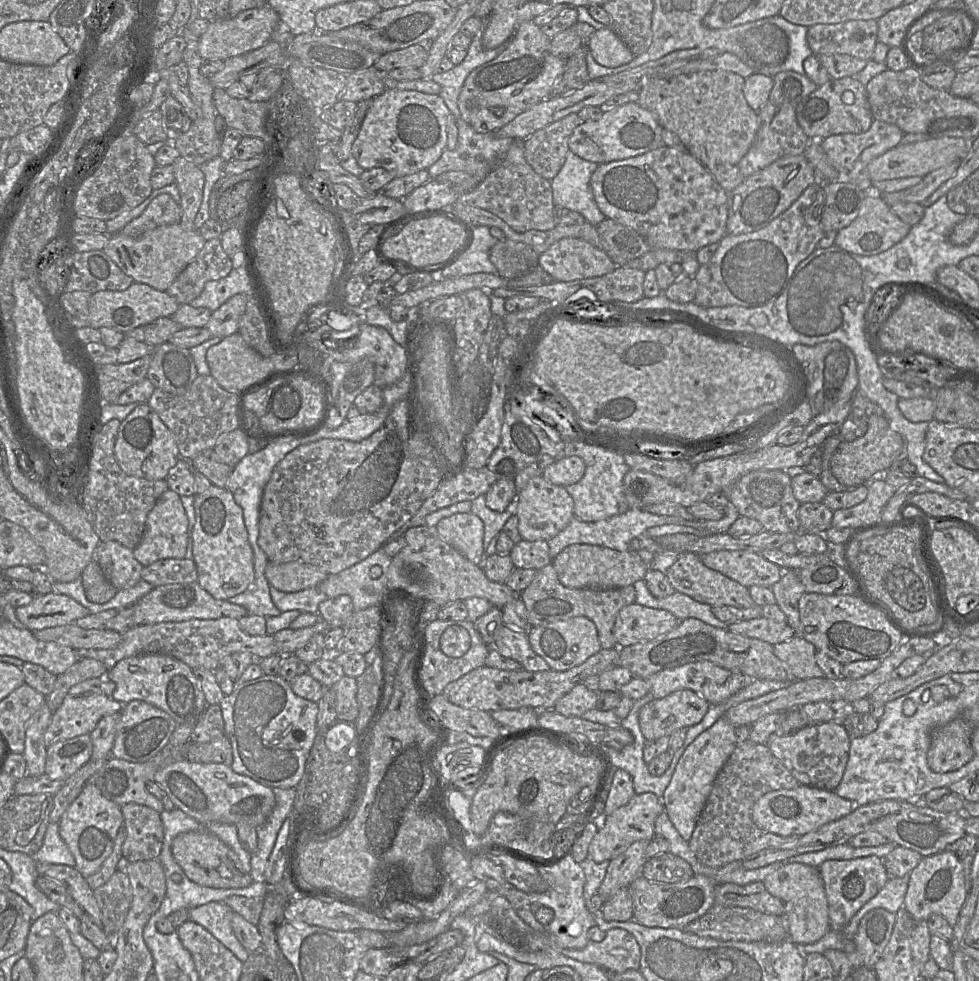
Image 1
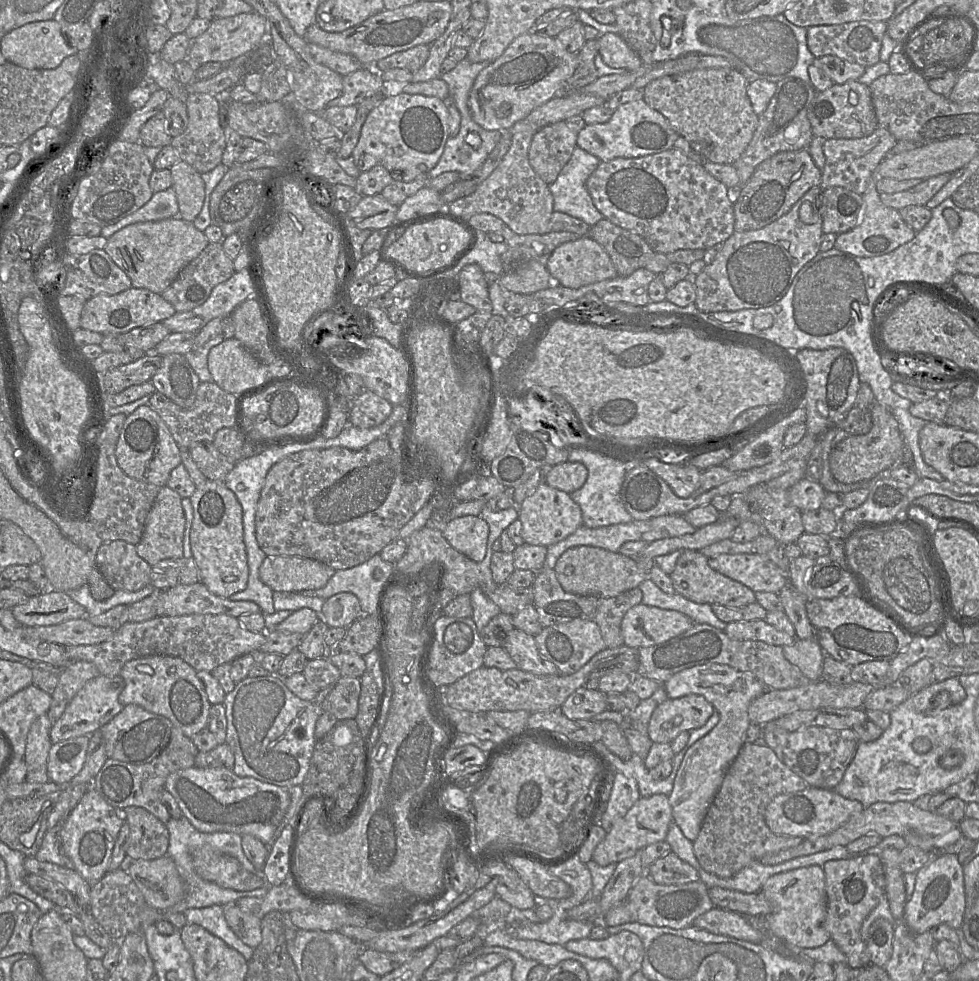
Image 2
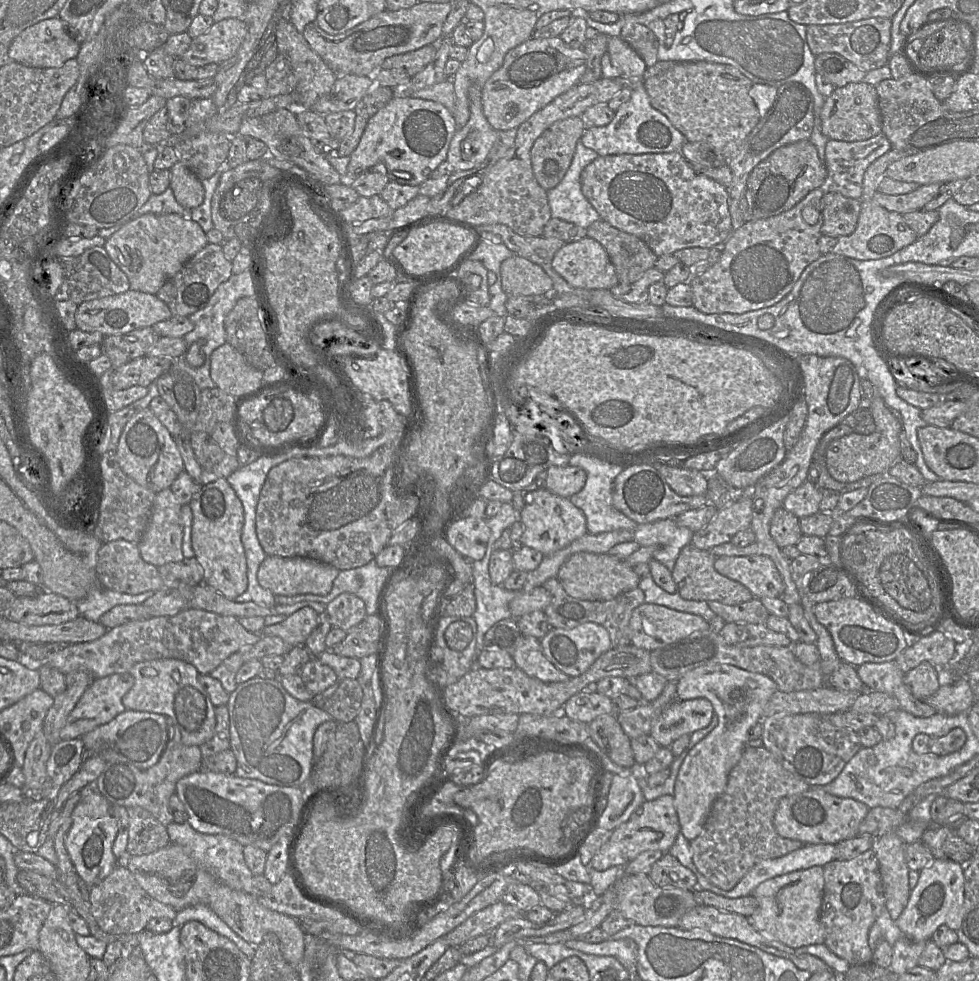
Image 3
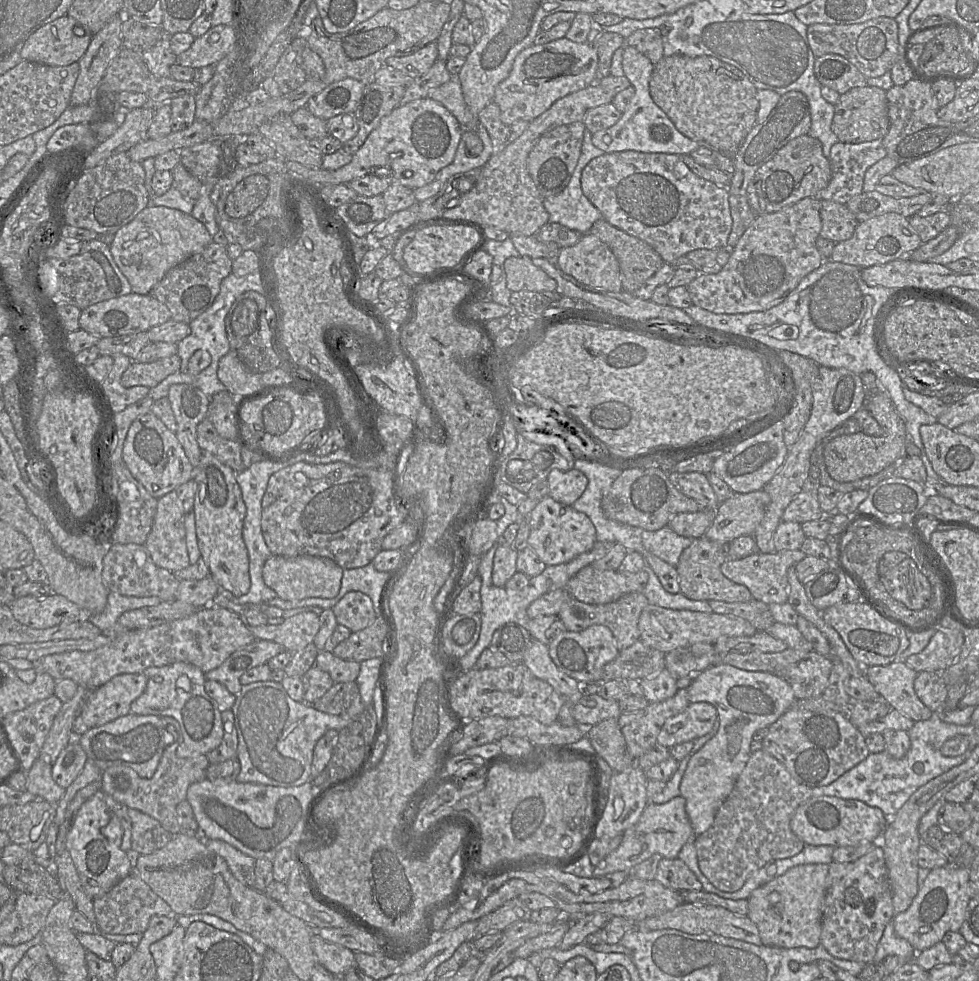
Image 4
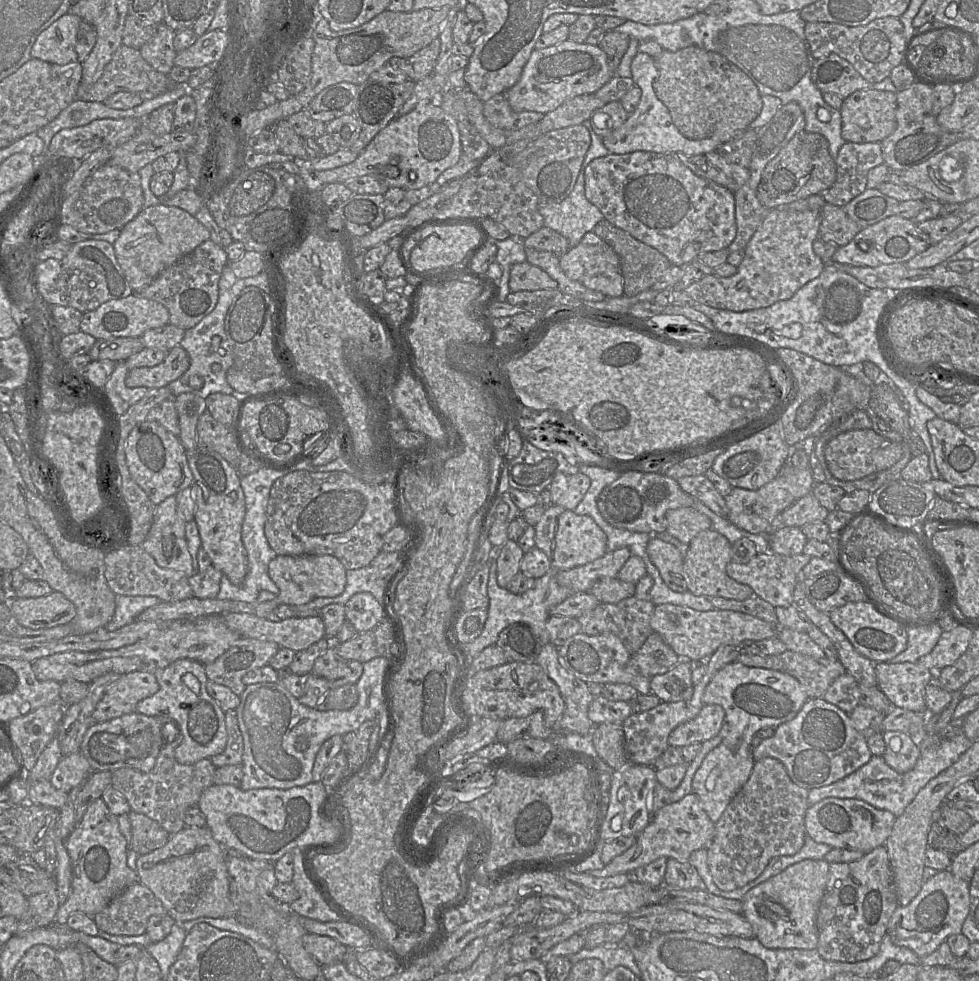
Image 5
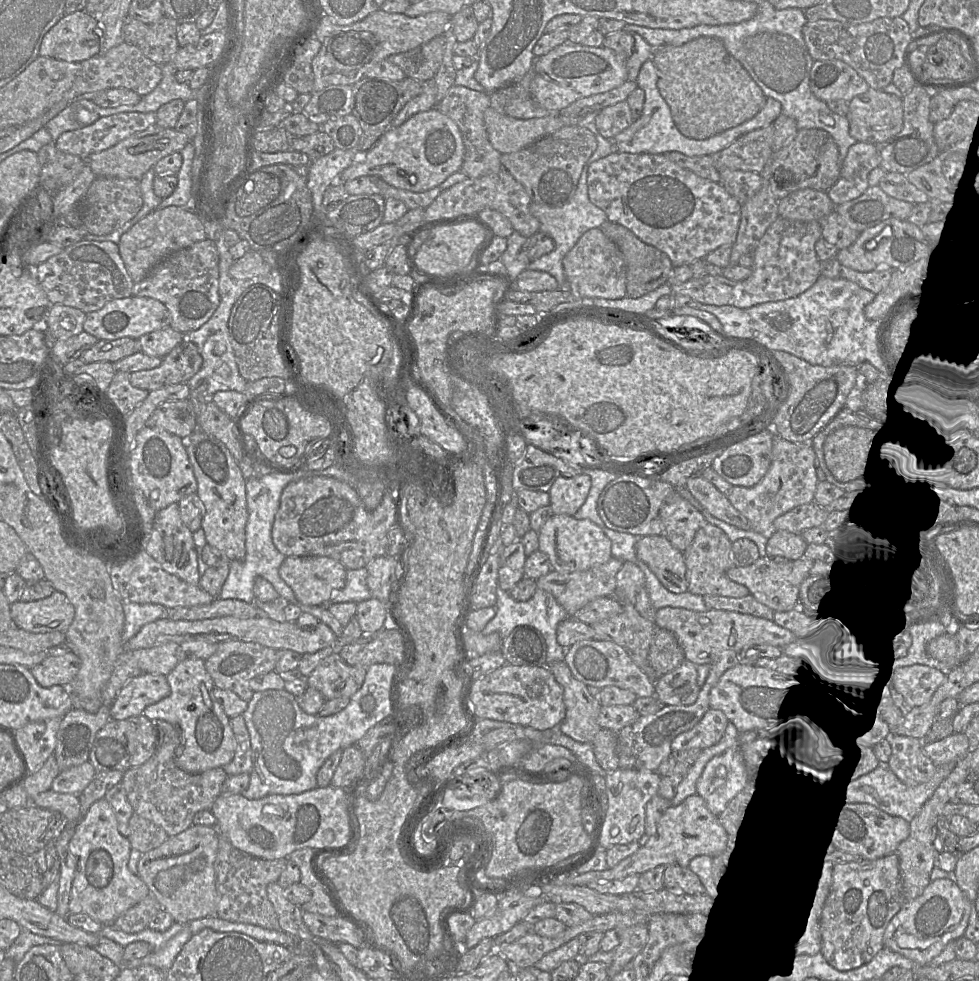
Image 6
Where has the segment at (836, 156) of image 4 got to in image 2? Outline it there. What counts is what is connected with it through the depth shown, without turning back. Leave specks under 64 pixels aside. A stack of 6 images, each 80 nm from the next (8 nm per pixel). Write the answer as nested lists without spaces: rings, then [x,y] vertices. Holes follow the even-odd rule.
[[[878,125],[872,134],[863,138],[825,139],[823,142],[825,165],[822,169],[820,187],[824,190],[832,186],[839,186],[862,196],[868,187],[870,178],[876,174],[878,165],[896,142],[895,137],[881,125]]]

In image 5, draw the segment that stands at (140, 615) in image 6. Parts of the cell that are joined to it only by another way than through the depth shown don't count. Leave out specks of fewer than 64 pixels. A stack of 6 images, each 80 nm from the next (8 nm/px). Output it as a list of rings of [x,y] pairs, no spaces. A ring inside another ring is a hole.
[[[115,596],[115,612],[104,626],[108,631],[117,630],[134,622],[144,610],[159,604],[161,600],[154,596]]]

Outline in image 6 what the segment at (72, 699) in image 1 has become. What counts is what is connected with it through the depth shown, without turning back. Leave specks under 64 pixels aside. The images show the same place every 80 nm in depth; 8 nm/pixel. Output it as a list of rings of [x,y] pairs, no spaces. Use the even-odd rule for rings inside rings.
[[[143,673],[132,678],[119,691],[110,708],[111,720],[123,720],[142,715],[145,708],[170,695],[164,675]]]

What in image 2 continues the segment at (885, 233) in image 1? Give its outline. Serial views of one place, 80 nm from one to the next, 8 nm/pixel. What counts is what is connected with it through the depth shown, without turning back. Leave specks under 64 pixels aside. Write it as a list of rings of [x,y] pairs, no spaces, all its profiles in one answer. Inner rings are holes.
[[[877,175],[870,178],[866,191],[862,194],[863,211],[861,220],[851,230],[838,234],[834,248],[860,258],[876,257],[888,254],[899,246],[911,241],[916,232],[905,223],[899,211],[884,205],[876,189]]]

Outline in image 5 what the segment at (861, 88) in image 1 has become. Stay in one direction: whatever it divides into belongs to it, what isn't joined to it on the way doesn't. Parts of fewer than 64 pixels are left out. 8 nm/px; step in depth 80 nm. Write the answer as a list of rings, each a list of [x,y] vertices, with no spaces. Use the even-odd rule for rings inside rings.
[[[877,89],[857,90],[843,99],[840,108],[842,119],[841,136],[846,142],[881,142],[896,128],[896,94]]]

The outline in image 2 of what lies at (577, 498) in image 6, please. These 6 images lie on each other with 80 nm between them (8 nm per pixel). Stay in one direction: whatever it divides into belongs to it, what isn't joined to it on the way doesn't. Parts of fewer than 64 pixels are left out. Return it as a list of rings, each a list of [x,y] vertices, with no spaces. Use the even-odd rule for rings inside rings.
[[[566,461],[552,466],[546,483],[568,494],[580,489],[586,482],[588,470],[581,462]]]

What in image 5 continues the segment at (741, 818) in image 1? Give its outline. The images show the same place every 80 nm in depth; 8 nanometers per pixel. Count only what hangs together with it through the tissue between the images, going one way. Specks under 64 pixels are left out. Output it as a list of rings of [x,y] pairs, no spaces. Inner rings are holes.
[[[766,757],[755,761],[748,781],[735,795],[715,824],[714,836],[706,848],[707,863],[714,883],[722,891],[733,891],[758,878],[769,862],[777,856],[792,856],[805,843],[805,814],[809,790],[798,786],[789,777],[784,765]]]

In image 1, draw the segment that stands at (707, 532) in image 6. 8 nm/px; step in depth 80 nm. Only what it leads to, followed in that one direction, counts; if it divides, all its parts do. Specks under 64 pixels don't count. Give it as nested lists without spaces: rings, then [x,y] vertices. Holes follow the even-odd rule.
[[[679,552],[675,563],[668,568],[665,575],[675,591],[686,594],[698,602],[713,606],[734,606],[749,608],[755,605],[748,588],[718,571],[709,569],[700,555],[693,552]]]

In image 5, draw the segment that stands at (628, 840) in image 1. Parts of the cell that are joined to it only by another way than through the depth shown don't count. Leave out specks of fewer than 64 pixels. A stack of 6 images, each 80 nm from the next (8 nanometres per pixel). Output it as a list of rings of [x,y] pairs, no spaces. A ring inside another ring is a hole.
[[[688,794],[680,801],[659,809],[649,824],[636,836],[635,843],[616,856],[602,869],[585,872],[594,877],[609,877],[616,874],[631,874],[635,869],[647,865],[658,858],[672,858],[679,862],[688,862],[690,855],[699,849],[707,848],[715,833],[715,823],[711,821],[702,807],[700,798]]]

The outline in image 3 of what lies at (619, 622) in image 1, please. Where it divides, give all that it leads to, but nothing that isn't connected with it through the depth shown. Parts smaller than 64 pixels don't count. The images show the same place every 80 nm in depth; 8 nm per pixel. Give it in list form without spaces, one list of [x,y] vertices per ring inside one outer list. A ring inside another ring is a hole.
[[[646,602],[633,610],[629,626],[631,644],[647,651],[661,648],[693,632],[711,627],[699,615]]]

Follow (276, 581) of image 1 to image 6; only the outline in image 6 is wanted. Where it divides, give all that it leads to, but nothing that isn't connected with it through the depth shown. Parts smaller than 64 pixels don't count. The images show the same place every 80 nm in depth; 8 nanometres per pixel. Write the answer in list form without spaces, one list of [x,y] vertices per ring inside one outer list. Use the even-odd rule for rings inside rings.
[[[288,556],[279,575],[294,592],[297,603],[316,606],[345,586],[347,569],[327,556]]]

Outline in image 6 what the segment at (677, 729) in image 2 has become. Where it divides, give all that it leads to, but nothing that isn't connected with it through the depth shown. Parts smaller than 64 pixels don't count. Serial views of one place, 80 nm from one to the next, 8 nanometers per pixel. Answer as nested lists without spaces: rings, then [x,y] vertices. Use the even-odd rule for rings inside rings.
[[[710,708],[703,718],[690,730],[679,734],[671,744],[673,751],[693,748],[705,749],[717,744],[725,734],[729,723],[722,710]]]

